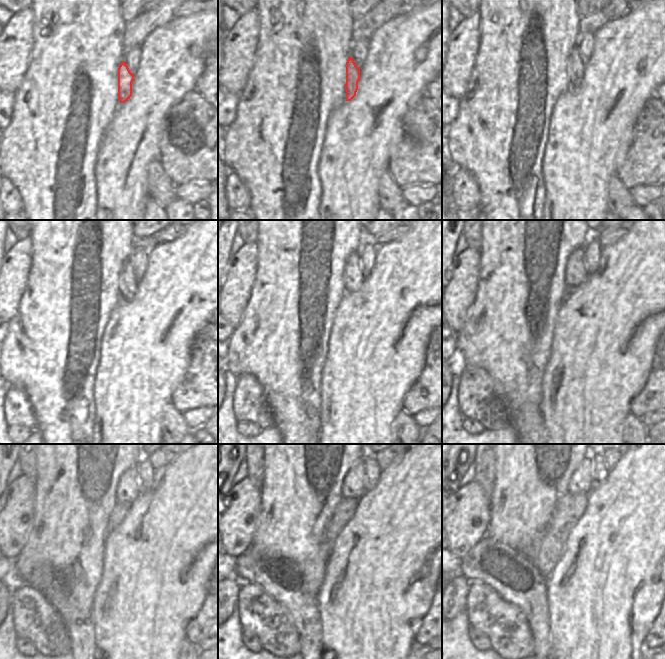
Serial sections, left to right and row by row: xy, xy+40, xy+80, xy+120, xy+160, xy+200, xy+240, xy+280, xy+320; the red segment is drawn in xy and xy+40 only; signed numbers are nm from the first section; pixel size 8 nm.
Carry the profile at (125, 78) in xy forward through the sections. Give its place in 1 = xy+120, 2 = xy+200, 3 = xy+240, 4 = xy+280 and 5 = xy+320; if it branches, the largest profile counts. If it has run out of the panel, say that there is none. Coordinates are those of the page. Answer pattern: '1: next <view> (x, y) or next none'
1: next xy+120 (127, 284)
2: next xy+200 (576, 274)
3: next xy+240 (128, 489)
4: next xy+280 (353, 484)
5: next xy+320 (579, 482)

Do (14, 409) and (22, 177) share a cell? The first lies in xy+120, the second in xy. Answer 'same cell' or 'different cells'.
different cells

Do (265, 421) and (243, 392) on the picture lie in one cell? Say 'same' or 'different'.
same

